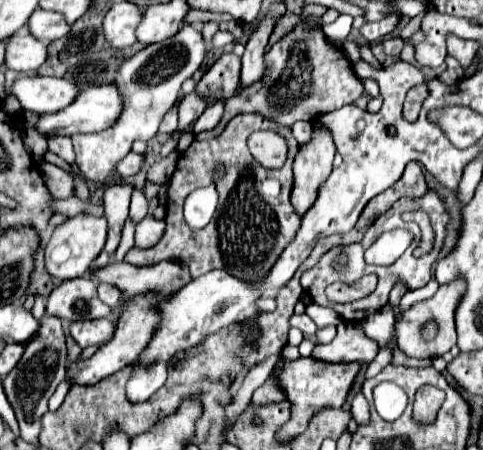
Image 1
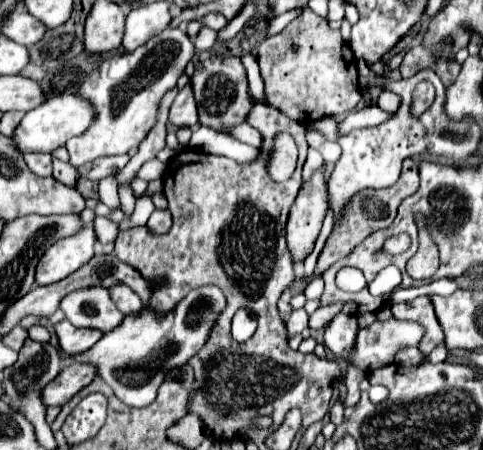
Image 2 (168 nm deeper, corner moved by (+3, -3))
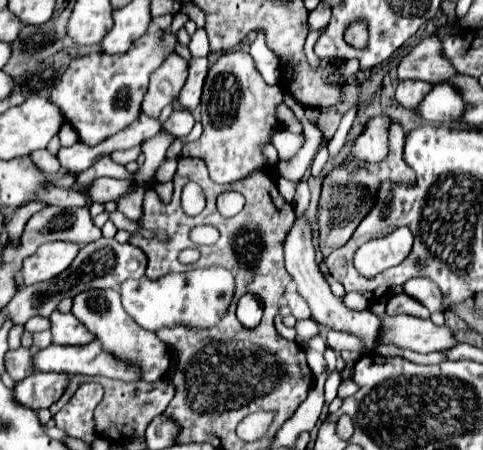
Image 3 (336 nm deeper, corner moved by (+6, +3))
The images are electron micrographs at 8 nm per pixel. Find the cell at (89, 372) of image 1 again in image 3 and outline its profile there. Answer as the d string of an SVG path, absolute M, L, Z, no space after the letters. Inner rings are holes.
M33 372L15 384L13 398L17 404L31 408L31 410L49 408L63 394L67 378L69 376L65 376L65 374Z

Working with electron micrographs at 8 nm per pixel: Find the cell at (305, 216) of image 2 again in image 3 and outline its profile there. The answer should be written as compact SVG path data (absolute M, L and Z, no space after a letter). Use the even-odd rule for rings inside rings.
M301 216L293 224L293 228L291 228L291 232L289 232L287 240L285 240L285 268L291 274L293 282L297 284L297 292L309 304L311 318L317 324L327 326L327 328L337 330L337 332L347 332L347 334L357 336L369 352L373 352L379 346L379 334L381 334L381 320L379 320L379 316L375 316L371 310L363 310L363 312L351 310L351 308L347 308L343 304L341 298L333 296L327 280L323 278L323 274L319 270L317 254L315 254L315 246L313 246L313 232L311 232L311 226L307 224L305 216Z

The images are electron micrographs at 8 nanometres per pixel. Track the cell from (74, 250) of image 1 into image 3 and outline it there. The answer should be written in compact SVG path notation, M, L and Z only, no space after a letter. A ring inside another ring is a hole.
M47 242L39 246L33 256L23 260L23 268L21 268L23 286L31 286L59 276L65 268L69 268L77 252L79 246L69 242Z

